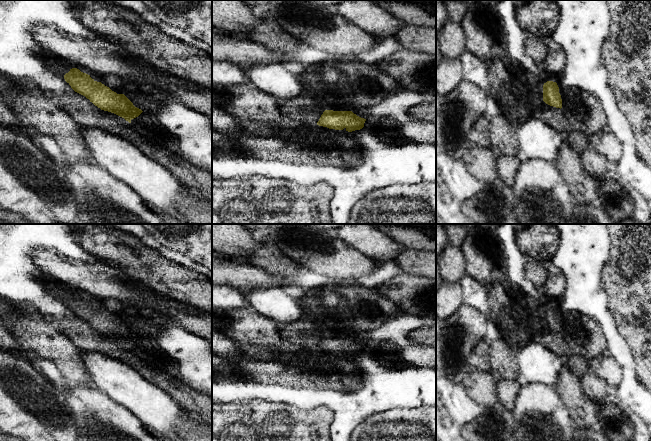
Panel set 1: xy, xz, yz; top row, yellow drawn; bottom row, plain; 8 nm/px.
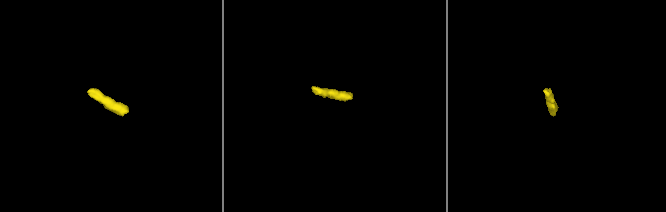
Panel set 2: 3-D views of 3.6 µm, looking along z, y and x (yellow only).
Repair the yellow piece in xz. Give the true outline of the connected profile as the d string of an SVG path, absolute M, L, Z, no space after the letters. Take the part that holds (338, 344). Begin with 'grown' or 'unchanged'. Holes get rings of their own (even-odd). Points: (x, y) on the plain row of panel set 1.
grown; M325 334L317 349L329 353L356 356L360 353L368 353L370 346L357 340L352 335Z

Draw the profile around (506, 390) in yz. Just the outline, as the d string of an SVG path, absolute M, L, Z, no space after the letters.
M497 379L496 395L498 403L508 411L512 411L521 386L516 380Z

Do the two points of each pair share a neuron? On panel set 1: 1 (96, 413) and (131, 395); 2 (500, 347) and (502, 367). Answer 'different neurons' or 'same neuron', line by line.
1: different neurons
2: same neuron

